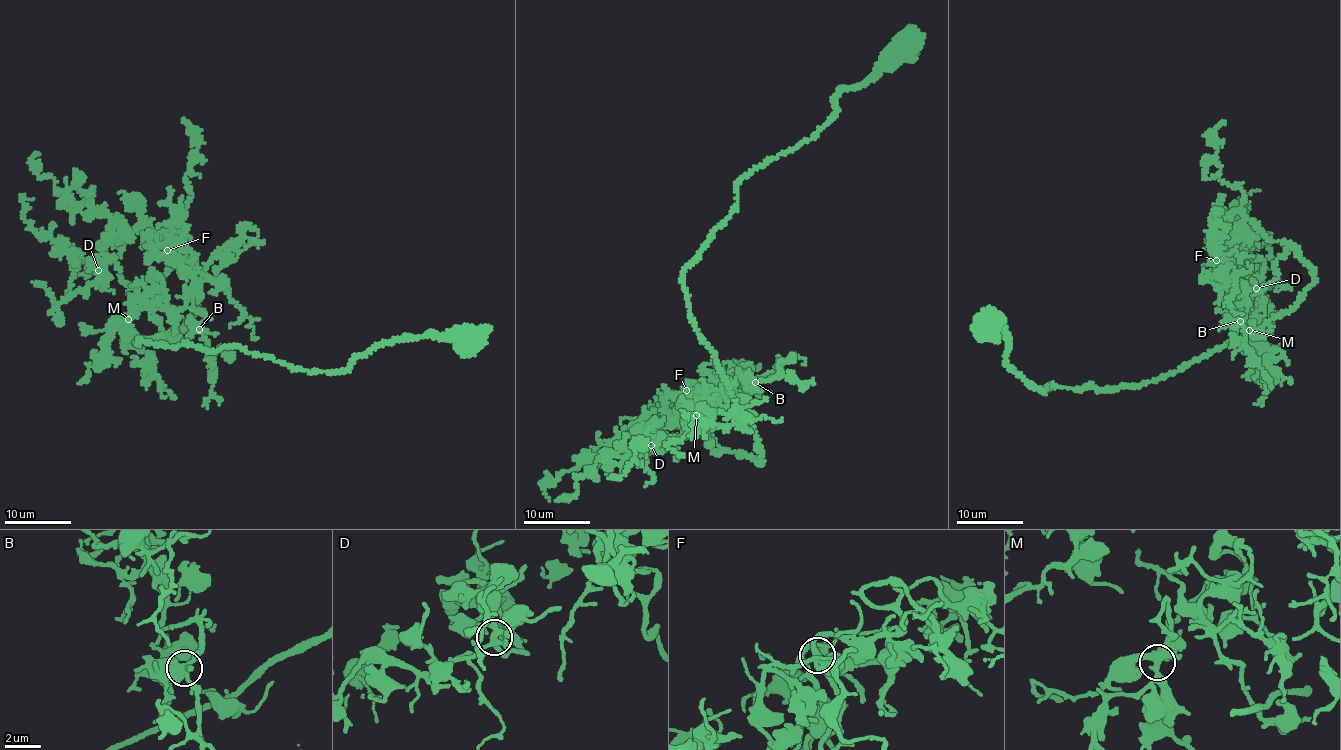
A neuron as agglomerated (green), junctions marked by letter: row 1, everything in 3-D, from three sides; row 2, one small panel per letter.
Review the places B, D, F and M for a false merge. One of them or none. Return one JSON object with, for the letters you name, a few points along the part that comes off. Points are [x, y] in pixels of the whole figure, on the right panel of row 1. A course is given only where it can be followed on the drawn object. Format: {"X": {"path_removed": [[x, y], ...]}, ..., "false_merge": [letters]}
{"false_merge": []}

